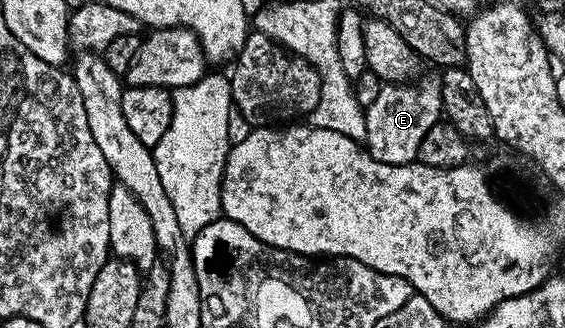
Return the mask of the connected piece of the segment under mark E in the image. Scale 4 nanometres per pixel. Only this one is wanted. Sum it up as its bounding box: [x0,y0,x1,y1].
[364,78,443,167]

